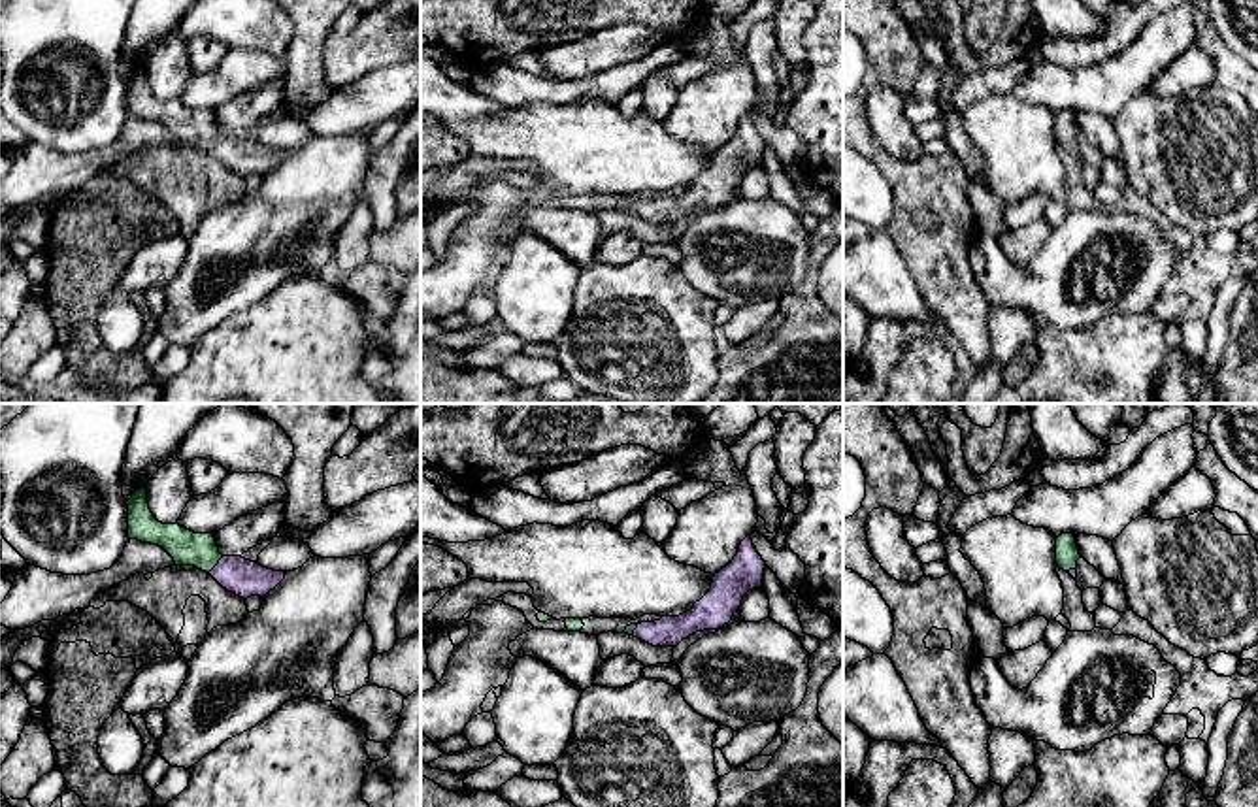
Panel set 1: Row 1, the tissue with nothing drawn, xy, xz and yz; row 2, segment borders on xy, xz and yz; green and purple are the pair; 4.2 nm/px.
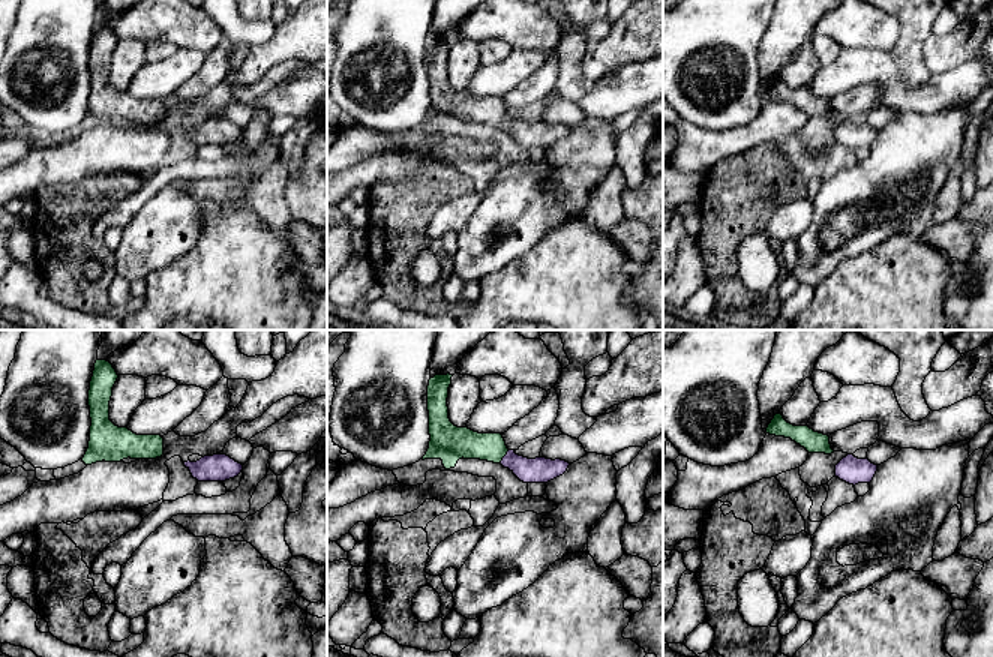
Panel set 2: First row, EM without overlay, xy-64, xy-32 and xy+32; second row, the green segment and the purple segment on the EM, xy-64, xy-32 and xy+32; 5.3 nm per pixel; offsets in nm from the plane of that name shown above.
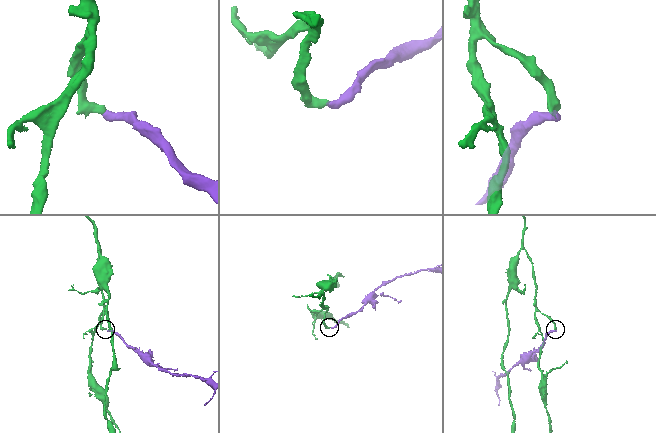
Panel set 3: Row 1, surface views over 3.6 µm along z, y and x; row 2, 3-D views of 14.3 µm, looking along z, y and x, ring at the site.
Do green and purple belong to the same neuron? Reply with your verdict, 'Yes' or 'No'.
Yes

